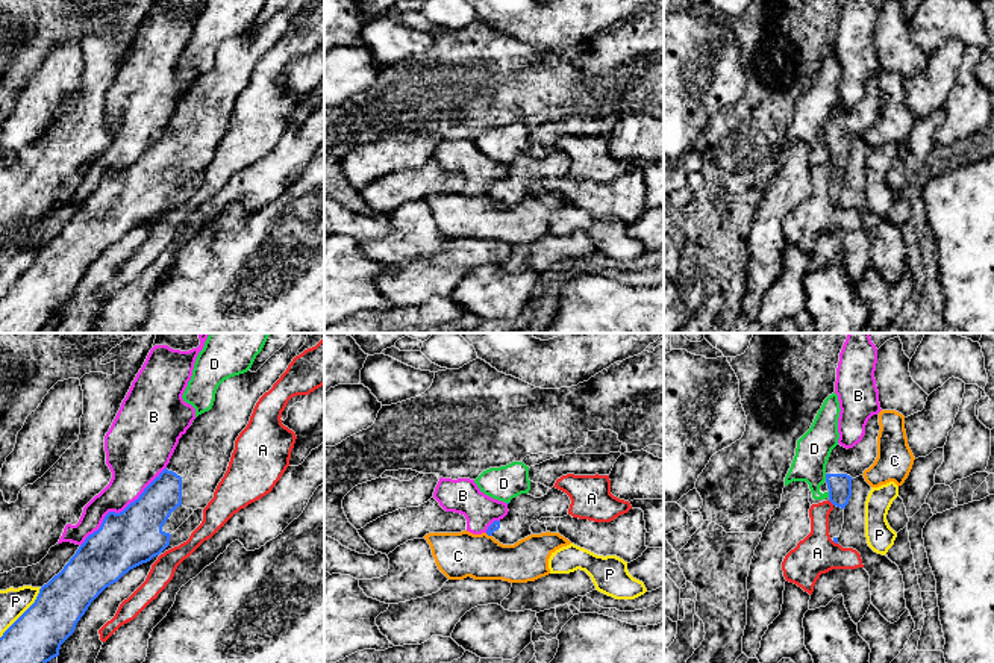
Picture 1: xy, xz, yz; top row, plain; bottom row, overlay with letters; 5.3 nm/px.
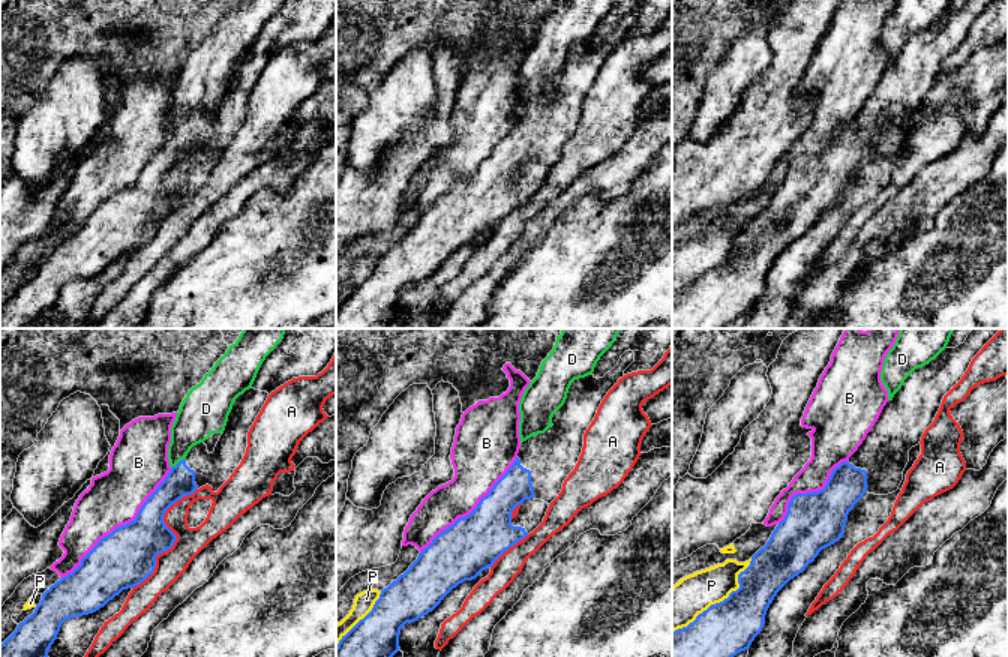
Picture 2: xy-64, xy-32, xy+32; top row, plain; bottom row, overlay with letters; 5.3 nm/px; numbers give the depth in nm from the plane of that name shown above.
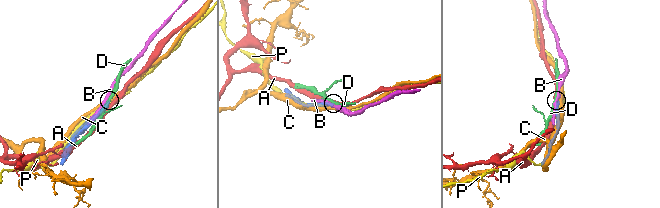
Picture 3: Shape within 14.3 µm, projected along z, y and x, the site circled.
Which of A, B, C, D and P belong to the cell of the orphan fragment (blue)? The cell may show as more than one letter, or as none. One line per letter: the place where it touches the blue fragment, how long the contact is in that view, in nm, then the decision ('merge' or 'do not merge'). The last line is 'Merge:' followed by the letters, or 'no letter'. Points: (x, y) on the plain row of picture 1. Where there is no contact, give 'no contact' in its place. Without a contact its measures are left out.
A: meets blue in yz at (831, 162); contact 50 nm long; do not merge
B: meets blue in xy at (123, 171); contact 600 nm long; do not merge
C: meets blue in xz at (488, 196); contact 40 nm long; do not merge
D: meets blue in yz at (826, 138); contact 40 nm long; do not merge
P: meets blue in xy at (23, 274); contact 340 nm long; do not merge
Merge: no letter

